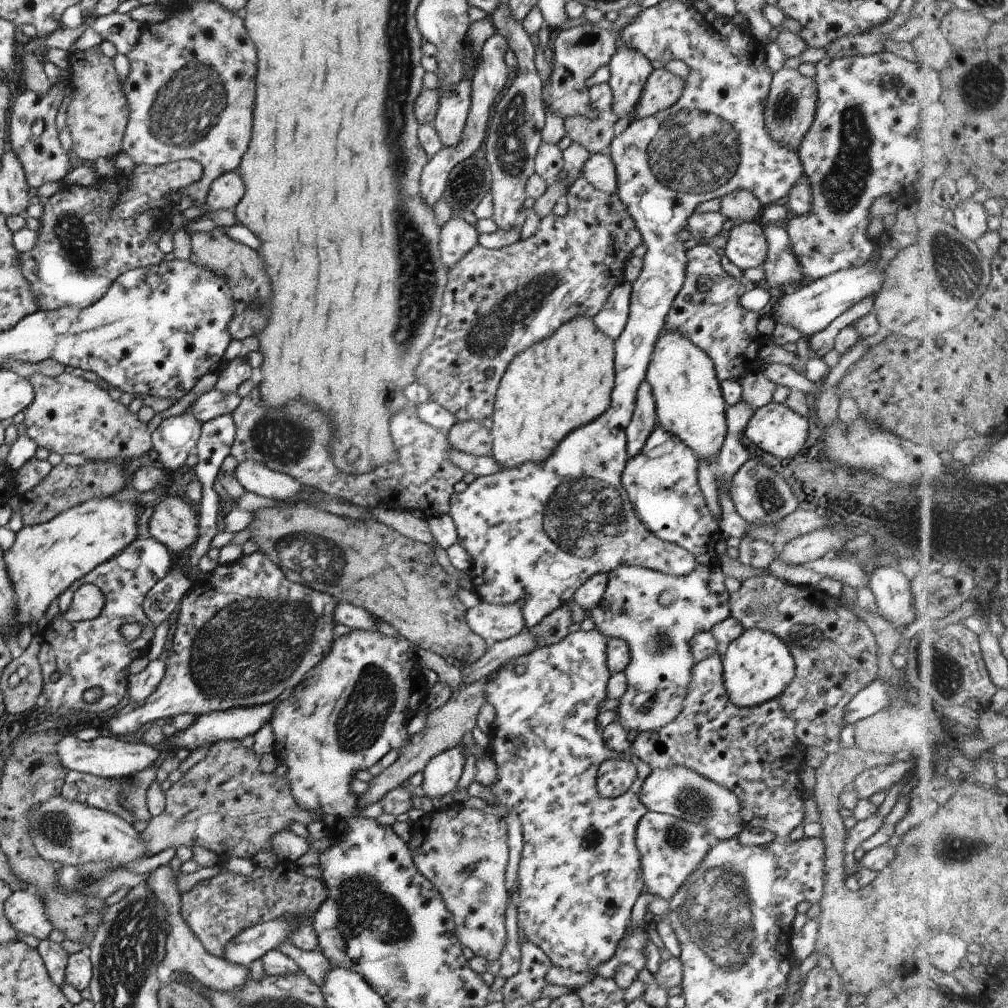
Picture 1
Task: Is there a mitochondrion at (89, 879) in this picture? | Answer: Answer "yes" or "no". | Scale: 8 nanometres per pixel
yes

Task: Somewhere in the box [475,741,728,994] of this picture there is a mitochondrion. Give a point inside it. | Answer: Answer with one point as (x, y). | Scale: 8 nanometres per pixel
(696, 803)

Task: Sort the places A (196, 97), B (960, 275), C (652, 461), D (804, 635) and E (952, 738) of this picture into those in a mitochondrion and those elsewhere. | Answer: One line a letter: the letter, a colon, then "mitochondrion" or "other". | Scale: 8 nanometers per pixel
A: mitochondrion
B: mitochondrion
C: other
D: mitochondrion
E: other

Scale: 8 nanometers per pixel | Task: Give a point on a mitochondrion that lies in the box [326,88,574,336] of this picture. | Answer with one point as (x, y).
(511, 155)

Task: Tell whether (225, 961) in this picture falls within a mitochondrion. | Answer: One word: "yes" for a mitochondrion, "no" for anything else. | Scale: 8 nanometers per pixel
no

